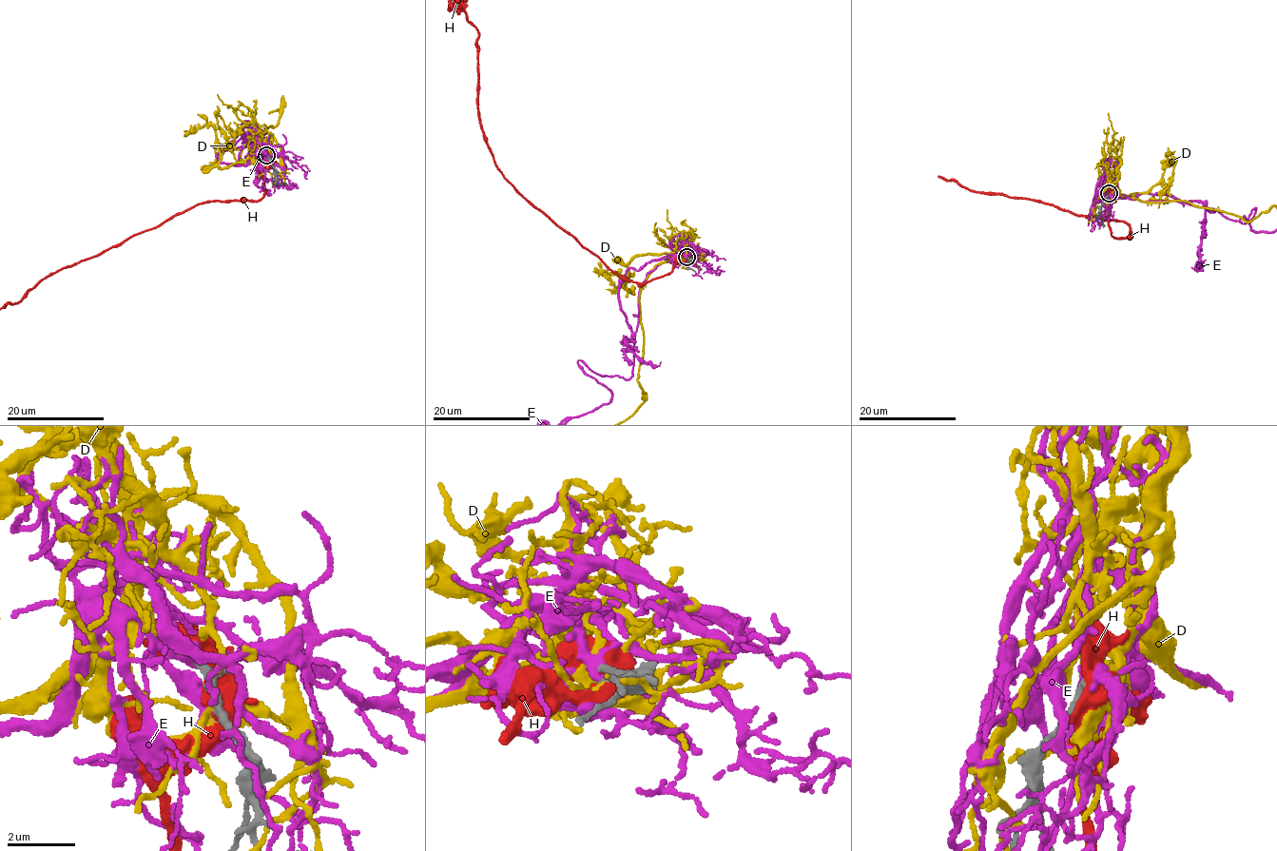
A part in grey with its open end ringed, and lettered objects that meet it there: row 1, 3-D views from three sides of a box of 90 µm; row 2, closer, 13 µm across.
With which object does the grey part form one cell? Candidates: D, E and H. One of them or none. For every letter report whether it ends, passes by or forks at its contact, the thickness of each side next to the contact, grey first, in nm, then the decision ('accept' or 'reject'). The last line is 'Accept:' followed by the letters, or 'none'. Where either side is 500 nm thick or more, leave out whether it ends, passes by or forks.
D: it forks; calibres 360 and 240 nm; reject
E: it forks; calibres 280 and 240 nm; accept
H: it forks; calibres 340 and 440 nm; reject
Accept: E

